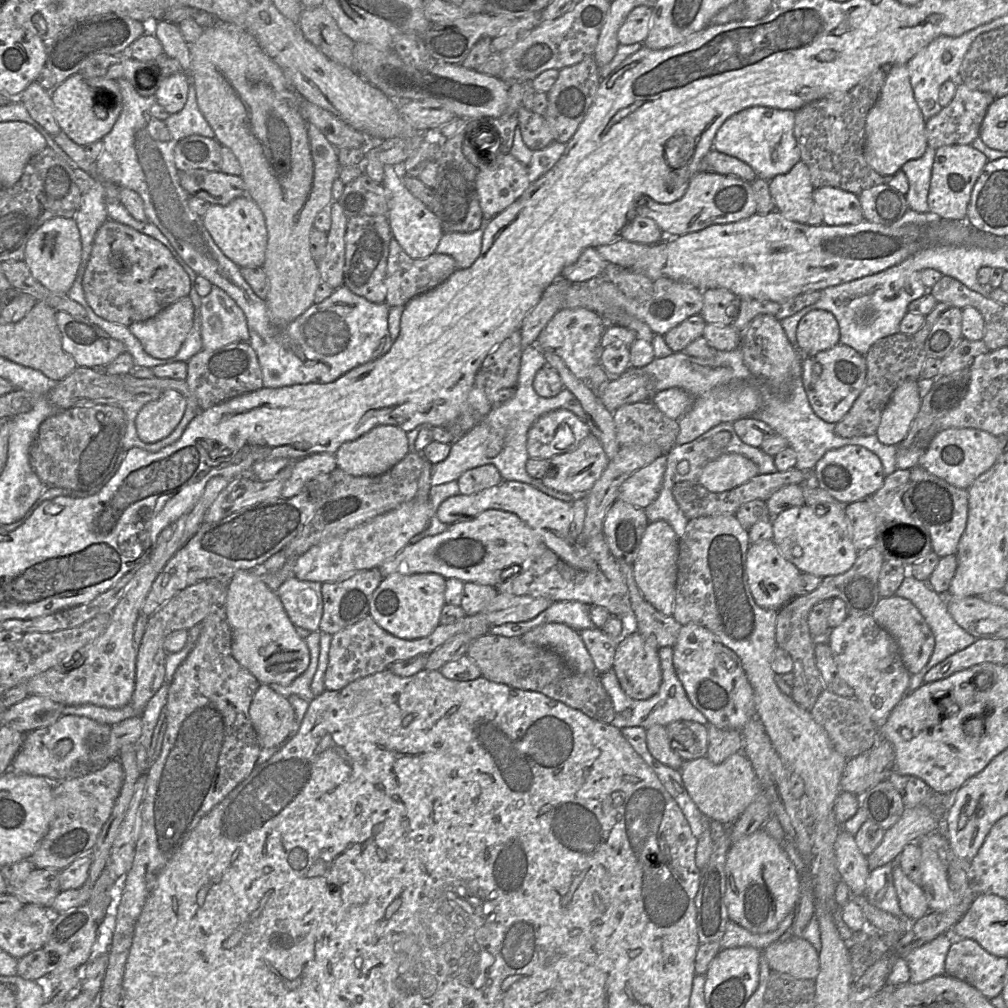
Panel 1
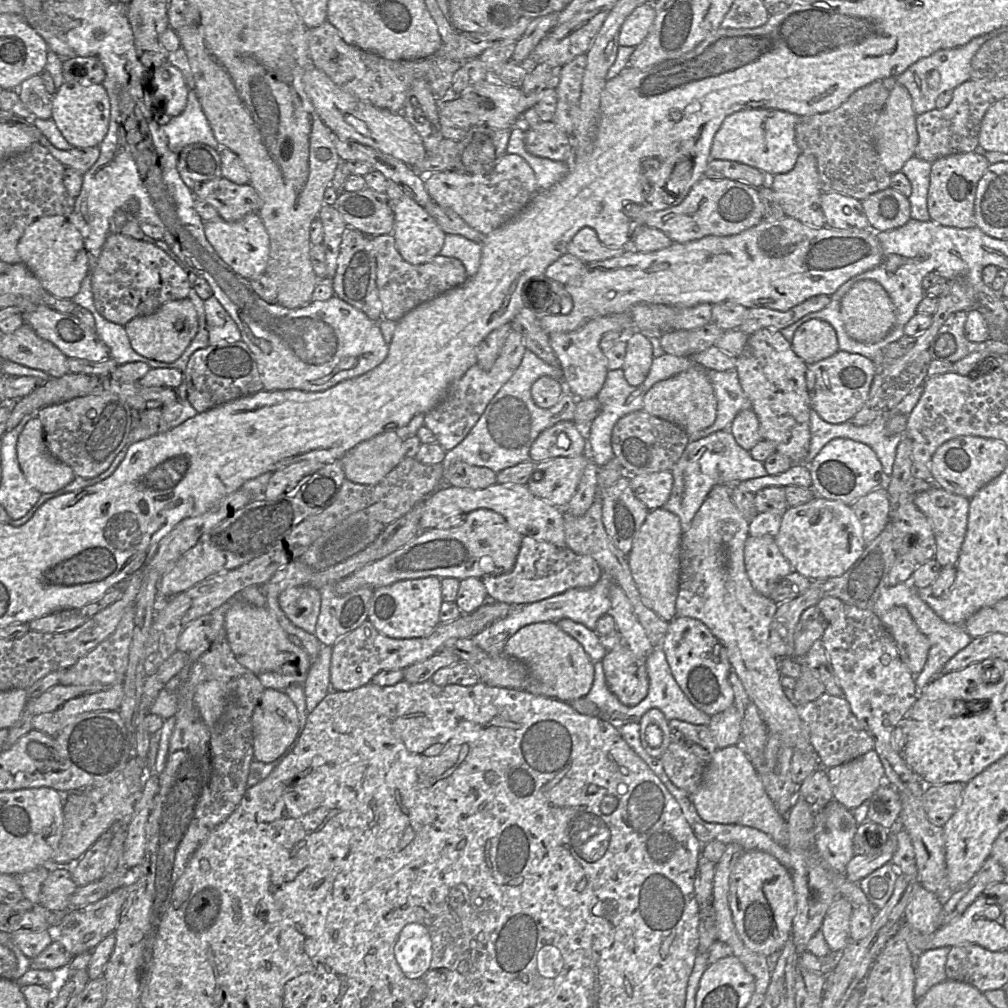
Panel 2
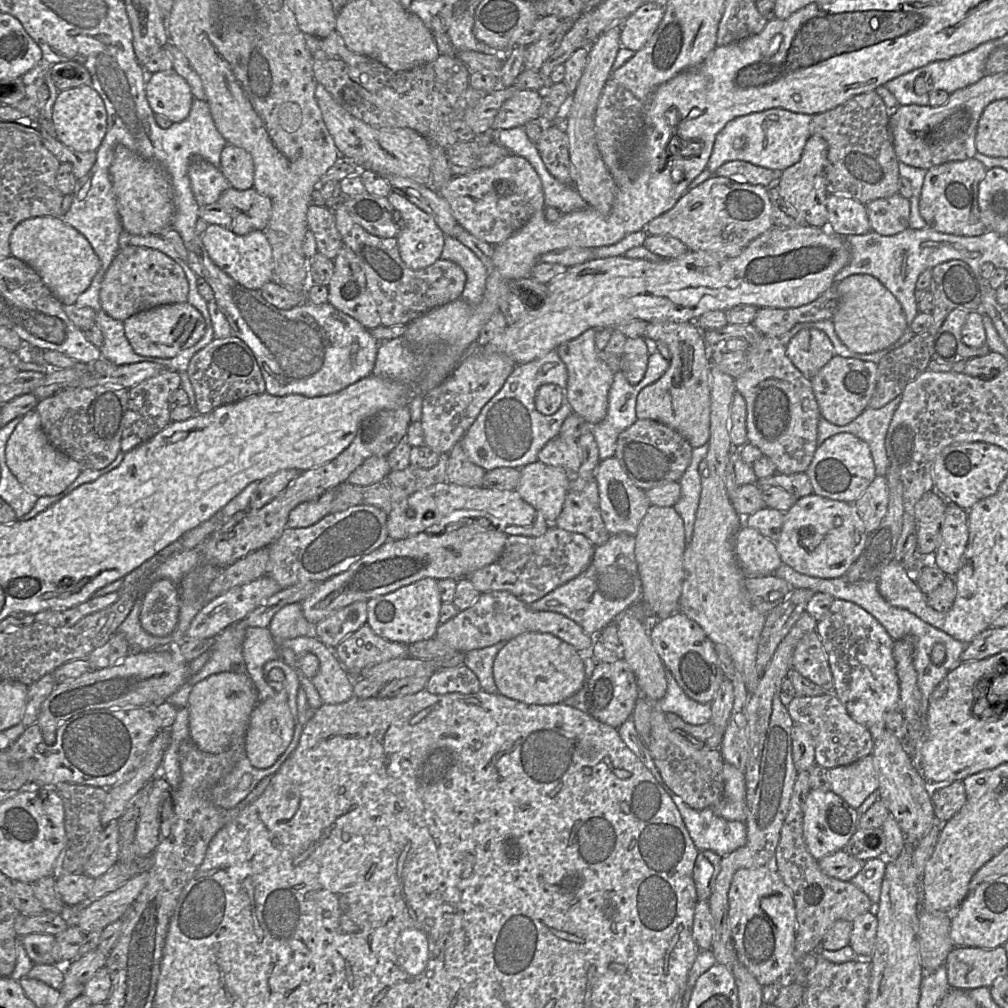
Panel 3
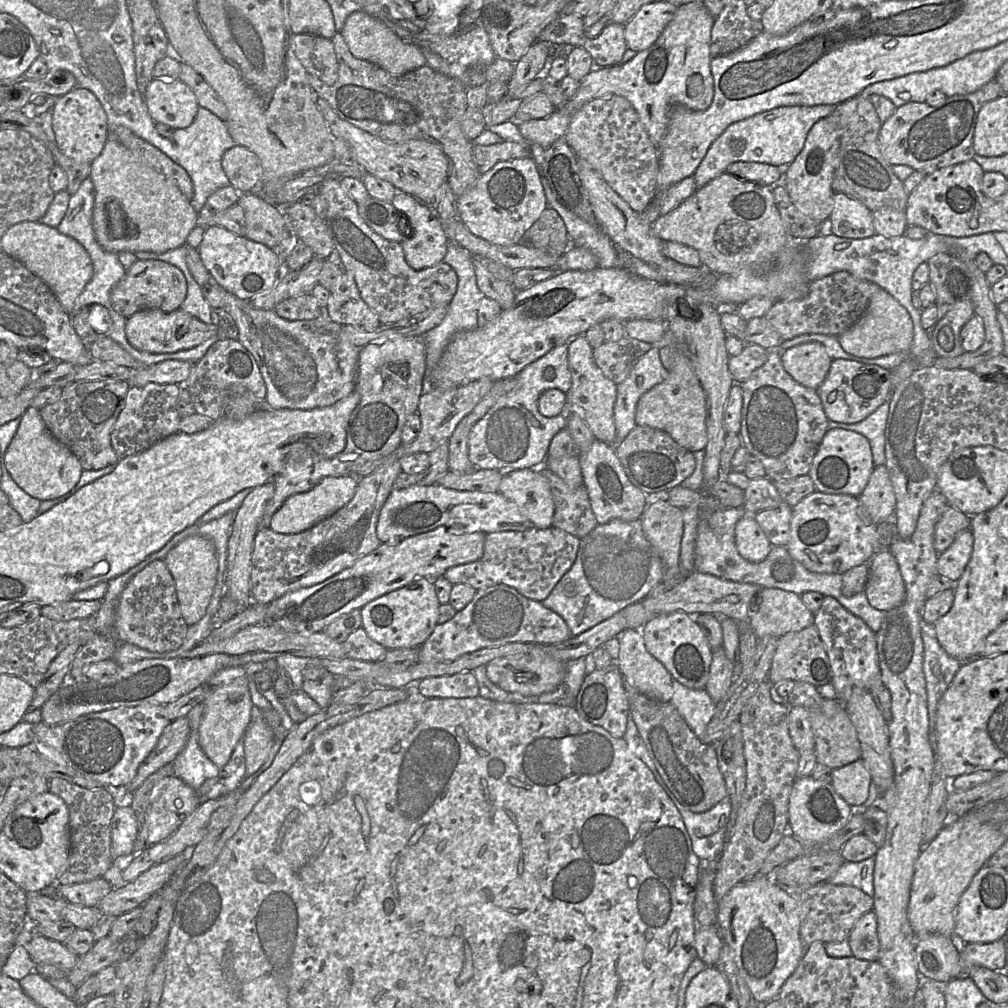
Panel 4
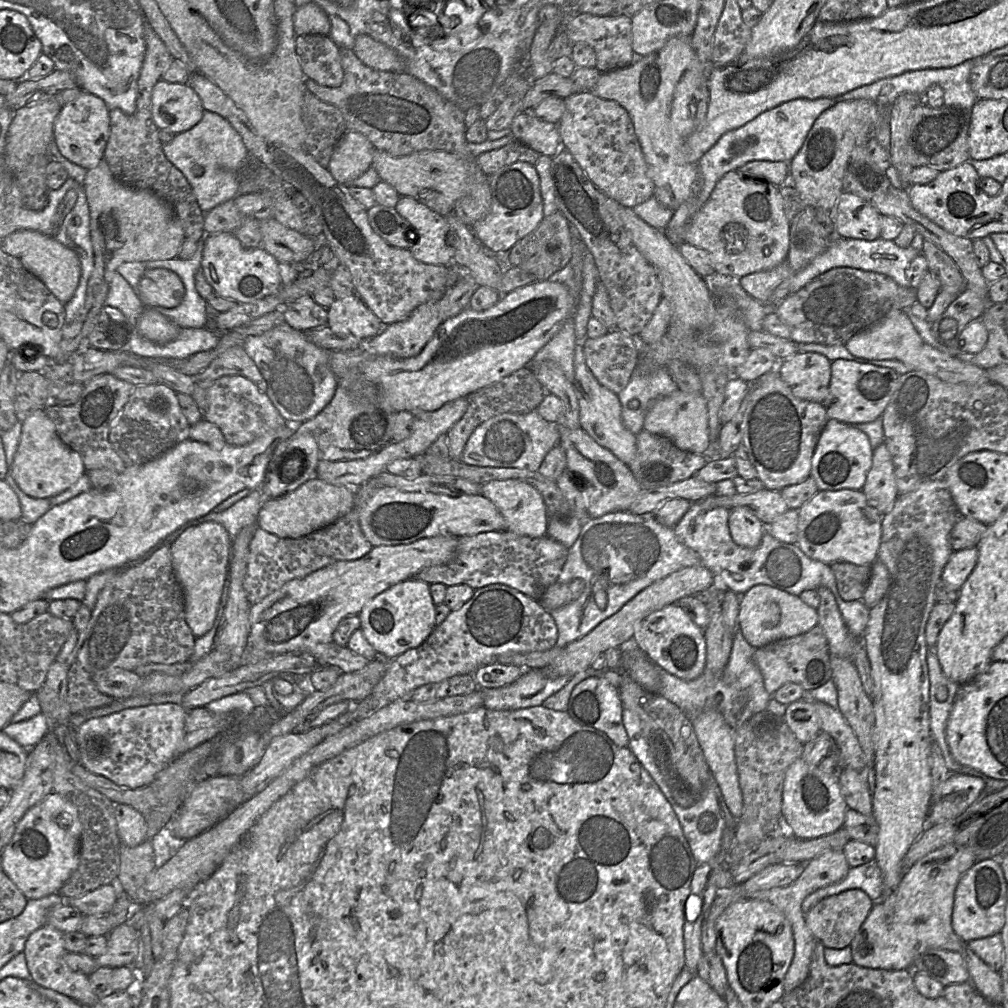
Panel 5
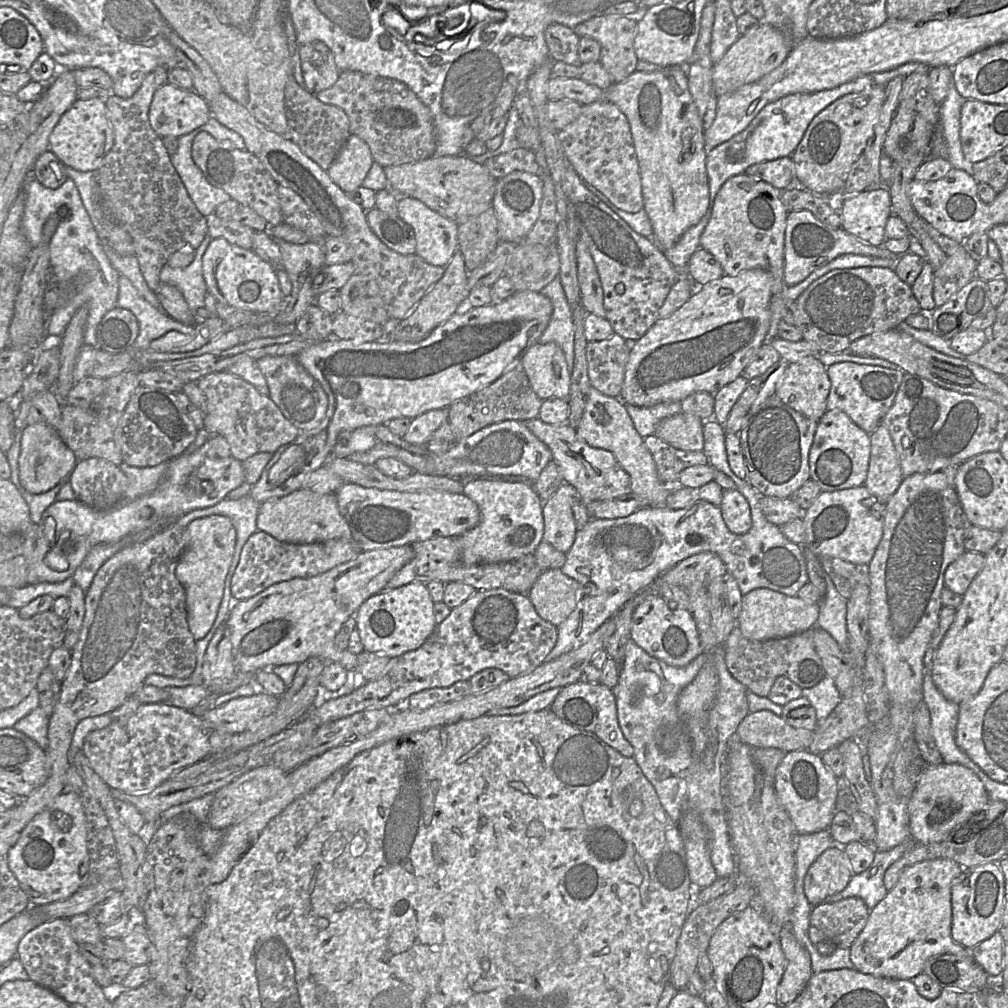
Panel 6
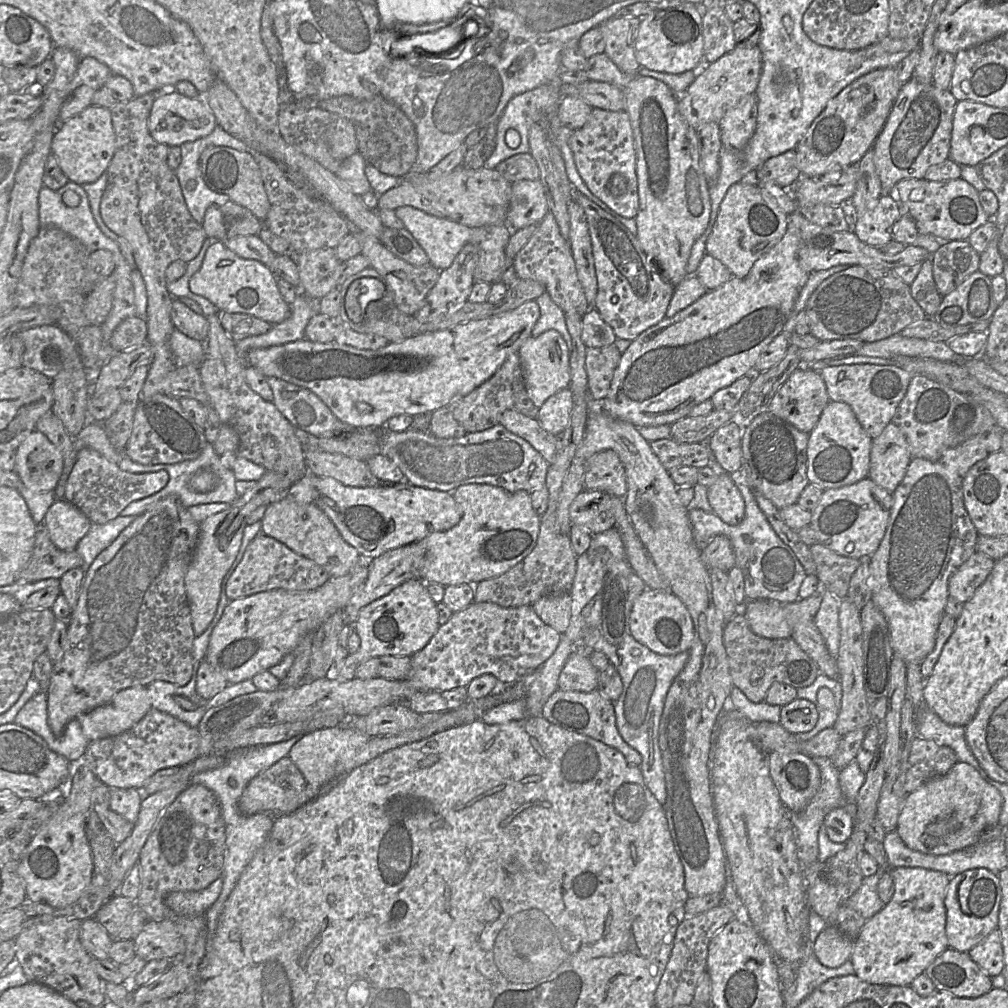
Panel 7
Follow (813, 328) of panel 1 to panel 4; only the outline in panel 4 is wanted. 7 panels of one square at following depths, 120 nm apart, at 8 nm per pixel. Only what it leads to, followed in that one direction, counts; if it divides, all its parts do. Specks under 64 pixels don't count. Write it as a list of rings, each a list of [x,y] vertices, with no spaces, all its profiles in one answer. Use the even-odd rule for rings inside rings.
[[[807,342],[783,350],[781,362],[795,381],[817,390],[828,374],[832,358],[821,343]]]

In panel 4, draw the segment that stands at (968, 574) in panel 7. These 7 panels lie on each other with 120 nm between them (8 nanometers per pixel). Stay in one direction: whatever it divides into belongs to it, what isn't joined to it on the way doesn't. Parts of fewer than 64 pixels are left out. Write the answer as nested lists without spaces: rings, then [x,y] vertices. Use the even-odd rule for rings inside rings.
[[[971,530],[960,532],[951,546],[939,554],[937,572],[956,584],[972,557],[973,545],[974,537]]]

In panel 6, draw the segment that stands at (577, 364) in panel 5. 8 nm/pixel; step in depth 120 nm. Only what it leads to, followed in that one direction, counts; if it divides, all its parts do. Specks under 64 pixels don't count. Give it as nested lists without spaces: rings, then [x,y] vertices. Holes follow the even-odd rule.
[[[591,386],[581,423],[576,430],[589,446],[613,453],[630,477],[631,493],[642,499],[645,507],[666,507],[666,500],[675,486],[659,479],[653,456],[635,429],[626,404],[620,398],[606,396]]]

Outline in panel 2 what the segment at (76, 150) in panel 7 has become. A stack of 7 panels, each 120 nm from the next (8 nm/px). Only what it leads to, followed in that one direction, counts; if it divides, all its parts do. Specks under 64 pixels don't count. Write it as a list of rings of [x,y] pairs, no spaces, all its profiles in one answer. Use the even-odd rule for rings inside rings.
[[[64,83],[52,97],[52,119],[67,142],[74,148],[98,146],[104,139],[110,118],[110,102],[102,84],[83,86]]]

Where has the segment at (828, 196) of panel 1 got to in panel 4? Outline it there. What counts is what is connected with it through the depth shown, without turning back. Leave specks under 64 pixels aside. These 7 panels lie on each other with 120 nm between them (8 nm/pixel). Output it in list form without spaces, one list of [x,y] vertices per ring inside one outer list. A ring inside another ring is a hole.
[[[843,193],[834,194],[834,208],[827,221],[828,233],[863,239],[875,235],[872,212],[859,201]]]

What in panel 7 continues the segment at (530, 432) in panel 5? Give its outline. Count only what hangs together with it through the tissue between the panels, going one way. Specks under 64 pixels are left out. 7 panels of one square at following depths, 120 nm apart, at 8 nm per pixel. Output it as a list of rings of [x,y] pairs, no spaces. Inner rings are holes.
[[[497,424],[487,430],[466,433],[459,438],[437,438],[429,431],[409,428],[403,432],[393,432],[381,428],[378,430],[380,455],[394,462],[404,475],[404,480],[414,486],[453,492],[457,487],[466,484],[488,484],[503,488],[508,492],[519,490],[532,491],[545,487],[545,478],[549,464],[524,439],[511,433],[504,426]]]

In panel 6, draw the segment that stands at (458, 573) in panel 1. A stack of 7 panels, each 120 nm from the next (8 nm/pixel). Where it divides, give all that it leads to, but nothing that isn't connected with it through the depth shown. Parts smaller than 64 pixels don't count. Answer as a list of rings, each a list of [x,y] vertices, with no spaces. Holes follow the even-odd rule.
[[[412,545],[361,552],[356,559],[317,576],[276,583],[253,597],[236,601],[226,618],[236,669],[242,672],[271,670],[279,665],[300,664],[310,657],[318,657],[325,662],[340,663],[347,671],[354,672],[352,679],[358,679],[355,674],[357,655],[349,649],[339,649],[335,644],[335,636],[342,625],[351,616],[355,616],[360,606],[373,595],[384,591],[391,578],[413,557]]]

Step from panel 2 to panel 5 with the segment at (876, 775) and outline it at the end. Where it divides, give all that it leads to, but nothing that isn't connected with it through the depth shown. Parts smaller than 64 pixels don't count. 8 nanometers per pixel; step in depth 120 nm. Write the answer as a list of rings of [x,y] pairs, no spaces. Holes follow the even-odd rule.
[[[868,765],[858,772],[852,768],[843,768],[839,776],[841,794],[847,807],[864,815],[873,813],[872,792],[867,783]]]

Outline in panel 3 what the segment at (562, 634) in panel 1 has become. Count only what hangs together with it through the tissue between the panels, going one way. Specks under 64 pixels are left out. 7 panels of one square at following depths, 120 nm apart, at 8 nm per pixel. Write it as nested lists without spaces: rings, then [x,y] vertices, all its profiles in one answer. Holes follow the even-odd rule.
[[[527,632],[507,642],[493,663],[498,693],[526,704],[560,704],[576,694],[585,681],[585,665],[579,651],[549,633]]]

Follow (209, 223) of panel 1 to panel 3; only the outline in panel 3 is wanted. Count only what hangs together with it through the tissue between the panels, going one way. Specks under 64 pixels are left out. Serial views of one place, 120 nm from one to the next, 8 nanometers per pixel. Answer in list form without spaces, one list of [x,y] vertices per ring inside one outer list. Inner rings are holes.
[[[210,224],[202,242],[211,260],[242,286],[260,290],[265,283],[273,280],[272,248],[264,231],[254,230],[246,235],[237,235],[230,228]]]

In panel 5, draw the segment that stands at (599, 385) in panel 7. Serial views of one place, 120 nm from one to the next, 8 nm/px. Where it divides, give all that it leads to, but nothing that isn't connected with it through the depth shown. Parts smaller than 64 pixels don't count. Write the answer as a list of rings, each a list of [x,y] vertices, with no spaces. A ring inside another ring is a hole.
[[[615,329],[600,338],[586,338],[582,343],[586,364],[597,381],[615,394],[622,392],[629,384],[640,360],[633,337]]]

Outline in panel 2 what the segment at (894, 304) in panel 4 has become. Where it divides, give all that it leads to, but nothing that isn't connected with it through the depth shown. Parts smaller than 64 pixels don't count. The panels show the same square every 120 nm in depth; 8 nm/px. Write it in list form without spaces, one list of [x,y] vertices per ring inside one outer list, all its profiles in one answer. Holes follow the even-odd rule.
[[[860,280],[843,296],[840,313],[845,330],[852,339],[871,344],[883,339],[895,326],[895,306],[886,290],[876,281]]]

